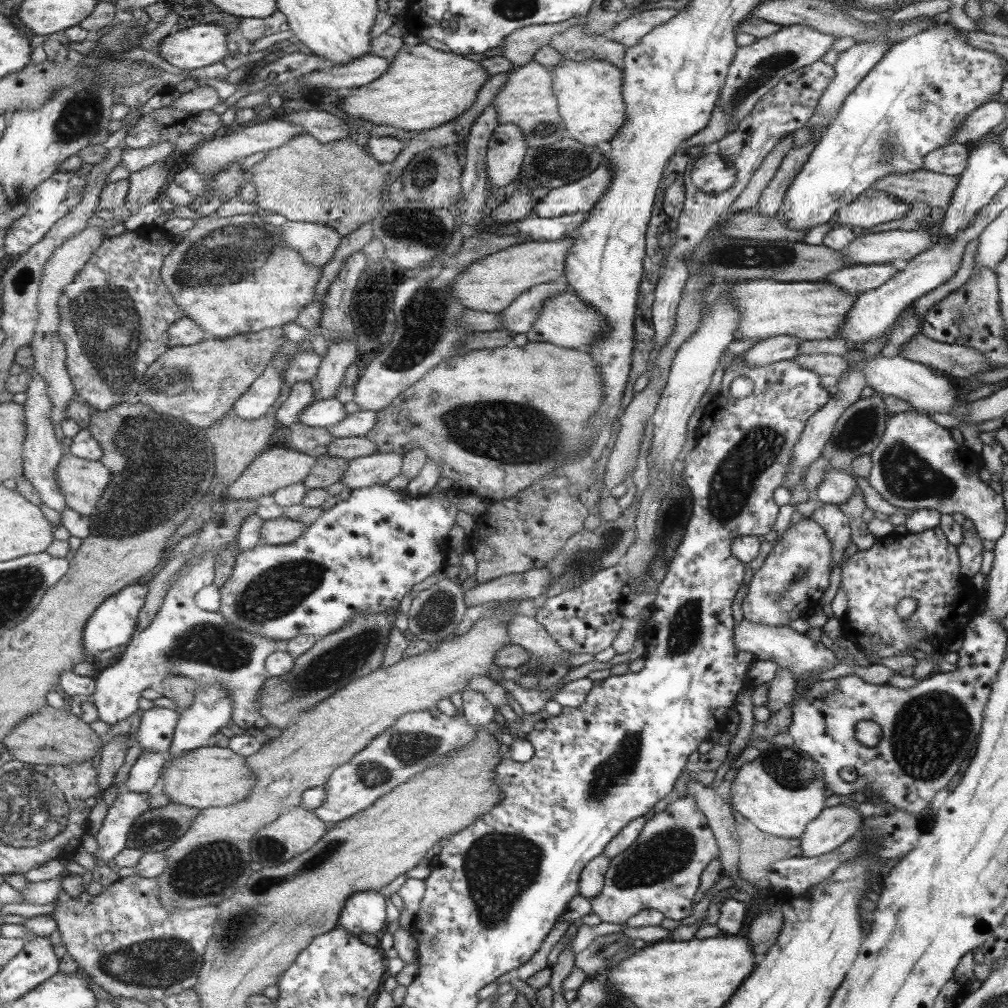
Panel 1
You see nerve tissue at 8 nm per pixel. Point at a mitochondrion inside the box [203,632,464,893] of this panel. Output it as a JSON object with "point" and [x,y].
{"point":[405,749]}

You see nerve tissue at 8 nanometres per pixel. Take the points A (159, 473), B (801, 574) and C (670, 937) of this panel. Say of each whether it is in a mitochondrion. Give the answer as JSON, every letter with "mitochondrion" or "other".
{"A":"mitochondrion","B":"mitochondrion","C":"other"}

